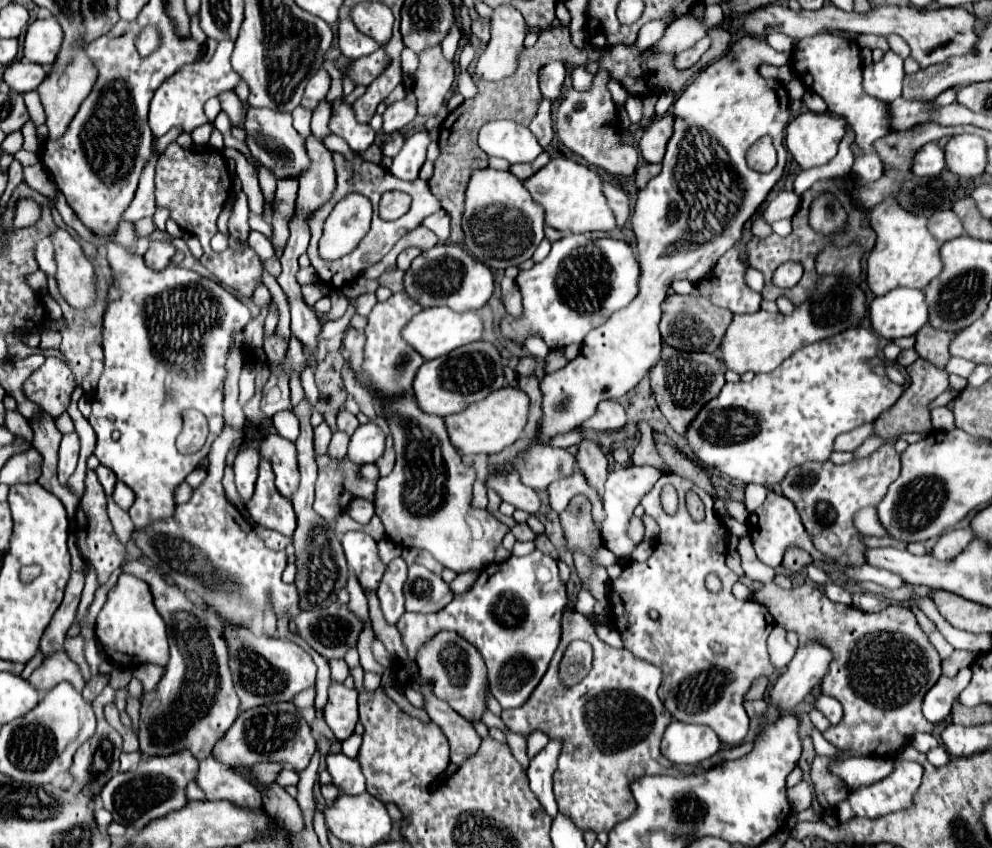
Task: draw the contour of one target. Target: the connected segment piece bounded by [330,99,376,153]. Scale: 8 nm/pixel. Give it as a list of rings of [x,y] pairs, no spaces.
[[[340,99],[334,101],[332,109],[336,111],[336,115],[330,119],[330,129],[332,133],[336,133],[338,137],[342,137],[354,151],[362,153],[366,151],[372,141],[374,141],[374,131],[370,129],[370,125],[362,125],[354,119],[352,107],[350,105],[340,105]]]

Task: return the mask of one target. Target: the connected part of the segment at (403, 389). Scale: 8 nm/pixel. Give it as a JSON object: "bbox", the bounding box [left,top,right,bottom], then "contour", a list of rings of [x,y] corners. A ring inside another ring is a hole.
{"bbox":[362,293,424,401],"contour":[[[396,293],[390,299],[376,303],[366,325],[366,347],[364,347],[364,361],[362,361],[362,371],[368,381],[368,391],[372,399],[376,401],[392,401],[398,395],[412,395],[412,381],[416,377],[416,371],[424,363],[422,355],[414,351],[412,345],[408,345],[402,337],[402,329],[408,325],[408,321],[420,313],[422,307],[418,307],[416,301],[410,299],[406,293]]]}

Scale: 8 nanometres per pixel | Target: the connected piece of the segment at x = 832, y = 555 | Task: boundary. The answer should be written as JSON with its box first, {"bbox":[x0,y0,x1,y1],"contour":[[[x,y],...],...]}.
{"bbox":[780,443,900,573],"contour":[[[888,443],[864,459],[856,459],[844,465],[828,463],[804,463],[788,471],[780,483],[782,493],[796,505],[802,523],[814,543],[822,553],[824,563],[834,571],[844,573],[850,567],[866,565],[868,545],[864,543],[864,533],[854,525],[854,515],[864,507],[876,507],[892,481],[900,475],[900,457],[894,451],[894,445]]]}

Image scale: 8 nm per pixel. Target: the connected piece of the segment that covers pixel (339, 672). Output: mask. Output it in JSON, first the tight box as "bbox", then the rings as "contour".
{"bbox":[330,659,348,683],"contour":[[[338,659],[338,661],[330,661],[330,669],[332,669],[332,681],[334,683],[344,683],[344,679],[348,677],[348,667],[346,667],[346,663],[342,661],[342,659]]]}

